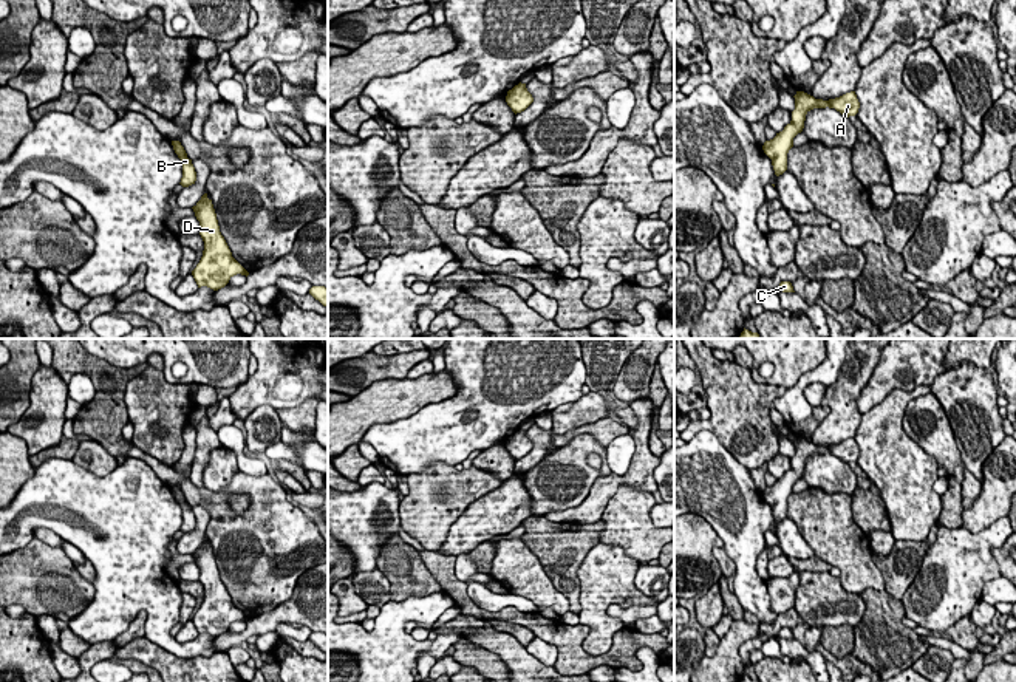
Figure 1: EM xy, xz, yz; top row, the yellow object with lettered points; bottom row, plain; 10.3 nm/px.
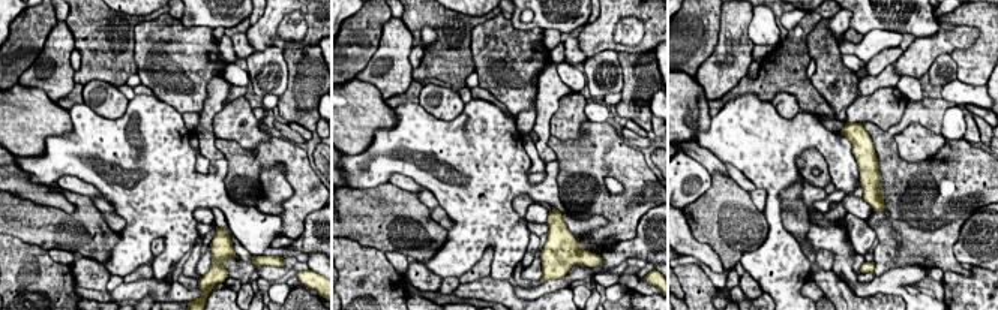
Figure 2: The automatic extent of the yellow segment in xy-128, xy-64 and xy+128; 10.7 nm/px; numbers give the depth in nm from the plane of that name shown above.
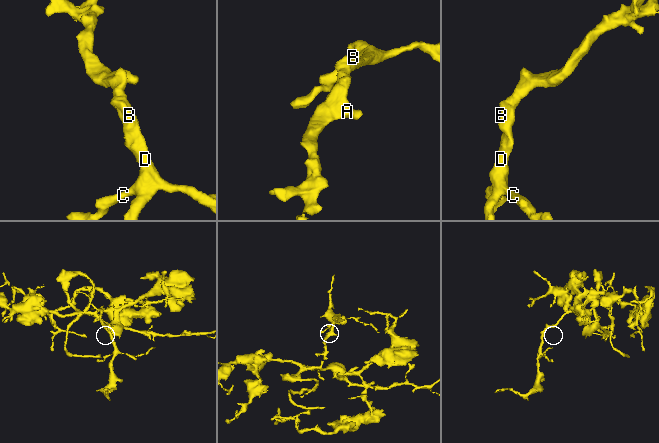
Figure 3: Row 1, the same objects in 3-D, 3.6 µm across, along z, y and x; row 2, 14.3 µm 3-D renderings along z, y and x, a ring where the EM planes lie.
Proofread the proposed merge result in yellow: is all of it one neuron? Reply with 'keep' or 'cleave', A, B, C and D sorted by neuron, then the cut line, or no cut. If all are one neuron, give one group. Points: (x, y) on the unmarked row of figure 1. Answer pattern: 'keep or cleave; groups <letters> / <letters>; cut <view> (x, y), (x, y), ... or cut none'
keep; groups A B C D; cut none

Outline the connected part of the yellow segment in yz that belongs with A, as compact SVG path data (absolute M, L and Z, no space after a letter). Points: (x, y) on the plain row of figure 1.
M796 438L795 456L792 458L792 467L784 473L782 478L762 492L764 500L772 506L775 521L779 523L787 517L787 500L793 493L793 484L803 478L806 461L813 455L835 455L844 462L855 462L860 455L855 438L846 439L840 444L823 447L813 442Z

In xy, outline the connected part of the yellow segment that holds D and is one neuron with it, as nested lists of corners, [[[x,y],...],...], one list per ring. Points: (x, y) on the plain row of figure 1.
[[[204,540],[192,555],[199,568],[199,581],[204,588],[203,603],[192,617],[198,634],[207,633],[218,637],[237,620],[247,623],[249,619],[232,603],[232,598],[220,578],[216,560],[207,540]]]

